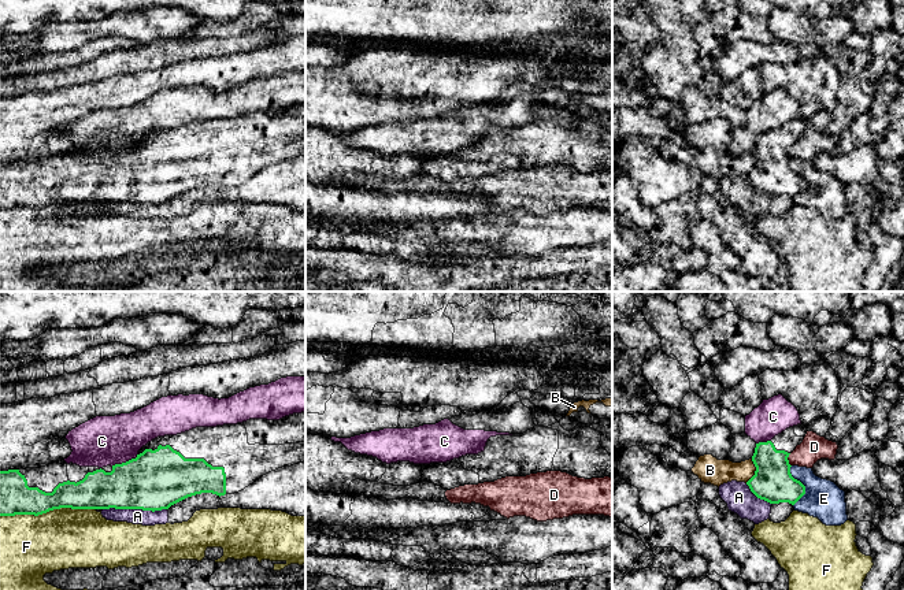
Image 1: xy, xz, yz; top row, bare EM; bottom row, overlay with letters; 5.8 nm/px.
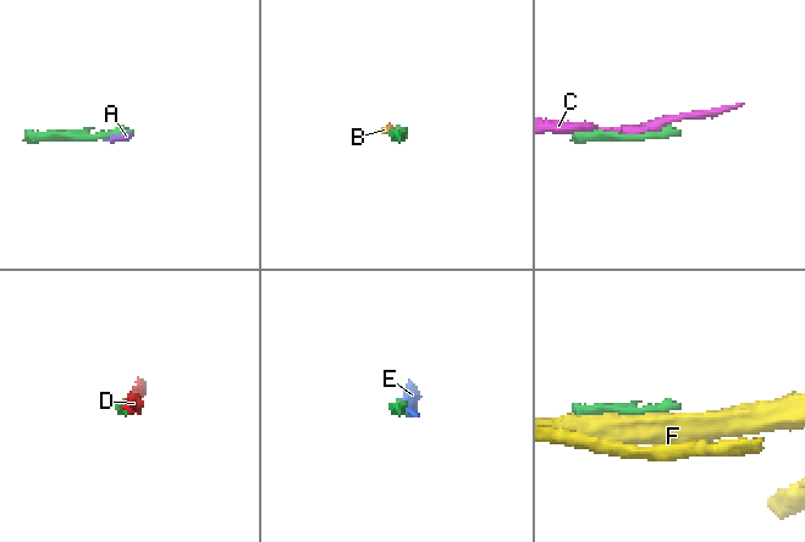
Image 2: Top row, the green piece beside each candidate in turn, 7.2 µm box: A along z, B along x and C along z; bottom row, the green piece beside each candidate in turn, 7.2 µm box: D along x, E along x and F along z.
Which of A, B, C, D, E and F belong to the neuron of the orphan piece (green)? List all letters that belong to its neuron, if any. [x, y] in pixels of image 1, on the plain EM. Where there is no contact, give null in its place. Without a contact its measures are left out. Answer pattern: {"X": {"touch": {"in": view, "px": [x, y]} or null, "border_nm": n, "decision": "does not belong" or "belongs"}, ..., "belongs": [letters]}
{"A": {"touch": {"in": "xy", "px": [134, 201]}, "border_nm": 380, "decision": "does not belong"}, "B": {"touch": {"in": "yz", "px": [755, 164]}, "border_nm": 150, "decision": "does not belong"}, "C": {"touch": {"in": "xy", "px": [126, 155]}, "border_nm": 180, "decision": "does not belong"}, "D": {"touch": {"in": "yz", "px": [788, 154]}, "border_nm": 80, "decision": "does not belong"}, "E": {"touch": {"in": "yz", "px": [803, 178]}, "border_nm": 240, "decision": "does not belong"}, "F": {"touch": {"in": "xy", "px": [47, 204]}, "border_nm": 550, "decision": "does not belong"}, "belongs": []}

